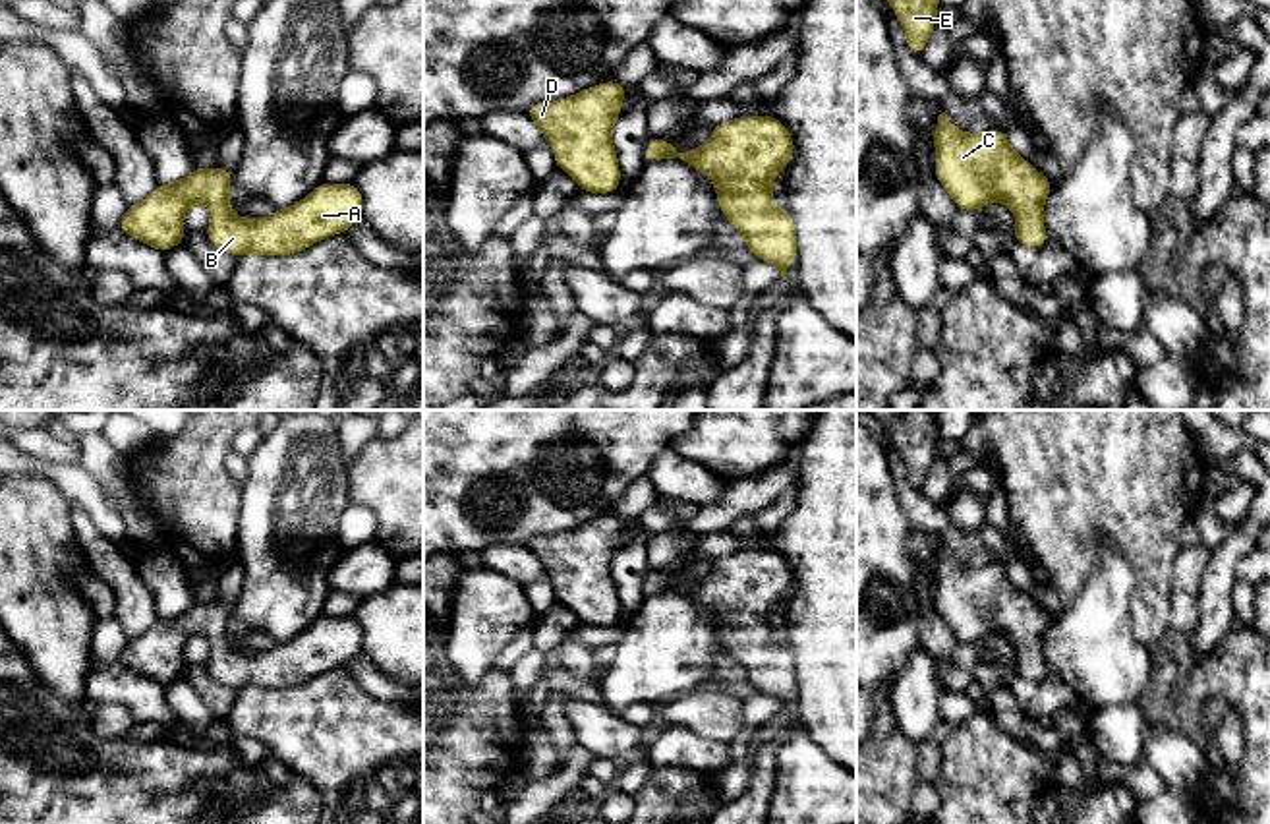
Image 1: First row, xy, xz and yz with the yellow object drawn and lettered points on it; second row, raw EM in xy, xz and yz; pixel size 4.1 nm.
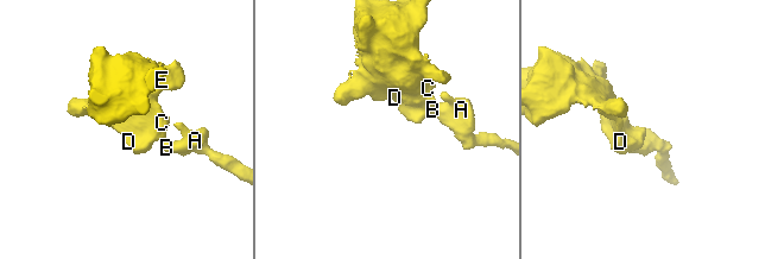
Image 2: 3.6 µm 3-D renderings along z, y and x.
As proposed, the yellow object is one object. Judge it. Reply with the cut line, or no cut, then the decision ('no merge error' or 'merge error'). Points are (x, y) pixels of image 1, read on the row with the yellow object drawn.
no cut; no merge error

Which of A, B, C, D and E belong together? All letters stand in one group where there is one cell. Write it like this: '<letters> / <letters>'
A B C D E

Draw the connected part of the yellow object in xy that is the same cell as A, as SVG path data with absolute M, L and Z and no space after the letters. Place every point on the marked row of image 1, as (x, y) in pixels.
M193 168L182 182L159 184L159 188L143 201L128 205L118 230L133 236L159 251L180 246L184 230L184 213L191 203L203 201L211 209L211 222L205 230L211 244L230 255L292 255L305 250L331 234L346 234L346 230L361 221L361 191L350 184L319 184L307 197L292 207L280 209L265 219L240 219L228 203L232 186L232 170L228 168Z

